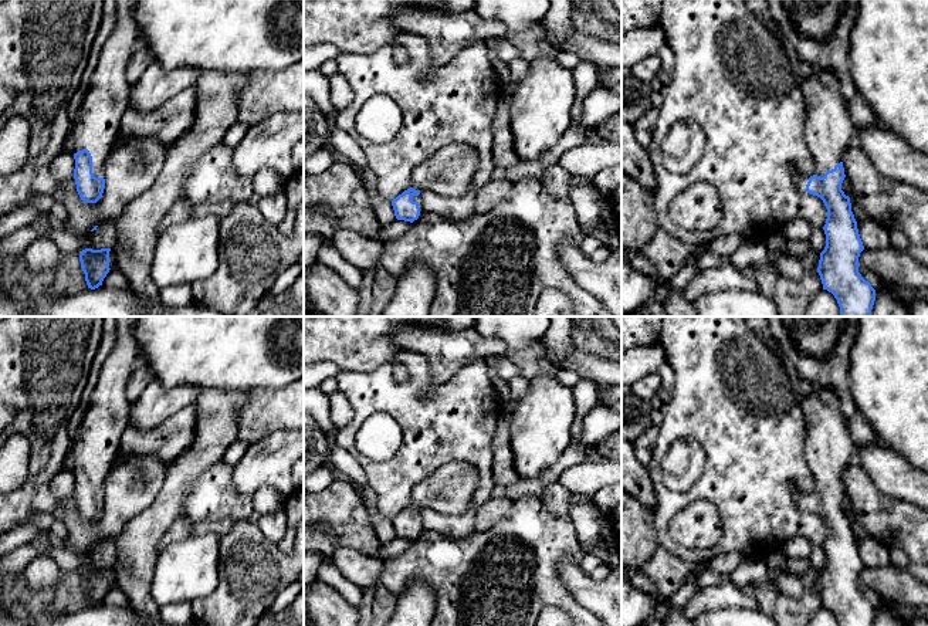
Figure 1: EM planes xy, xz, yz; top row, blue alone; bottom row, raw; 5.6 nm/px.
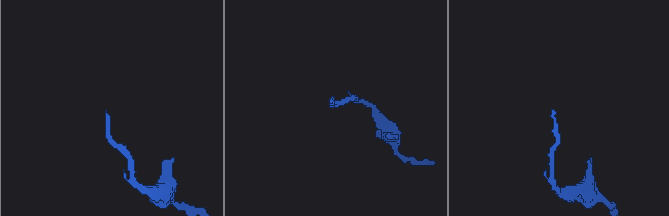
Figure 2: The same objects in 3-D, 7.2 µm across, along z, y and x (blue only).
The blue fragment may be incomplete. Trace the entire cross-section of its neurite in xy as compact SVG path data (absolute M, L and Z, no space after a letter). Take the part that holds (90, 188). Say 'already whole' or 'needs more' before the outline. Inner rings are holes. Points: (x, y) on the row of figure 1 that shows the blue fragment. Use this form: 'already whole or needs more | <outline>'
needs more | M116 0L116 21L114 31L102 47L99 60L91 78L91 85L82 99L77 118L71 122L74 148L74 179L81 200L96 203L104 193L104 163L111 146L119 136L123 112L128 108L131 84L126 79L126 68L140 40L139 26L135 18L136 0Z

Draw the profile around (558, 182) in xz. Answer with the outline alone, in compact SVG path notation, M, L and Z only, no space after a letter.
M562 166L546 168L541 182L553 197L570 202L572 175Z

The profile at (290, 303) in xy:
M304 271L288 290L275 295L274 305L261 317L304 317Z

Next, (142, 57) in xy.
M148 45L135 50L126 68L126 79L131 85L136 84L145 70L152 64L153 54Z

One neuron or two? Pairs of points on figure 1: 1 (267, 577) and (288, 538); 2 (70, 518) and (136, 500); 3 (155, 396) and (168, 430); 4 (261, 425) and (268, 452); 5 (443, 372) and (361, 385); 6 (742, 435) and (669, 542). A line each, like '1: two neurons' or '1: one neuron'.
1: two neurons
2: one neuron
3: two neurons
4: two neurons
5: two neurons
6: one neuron

